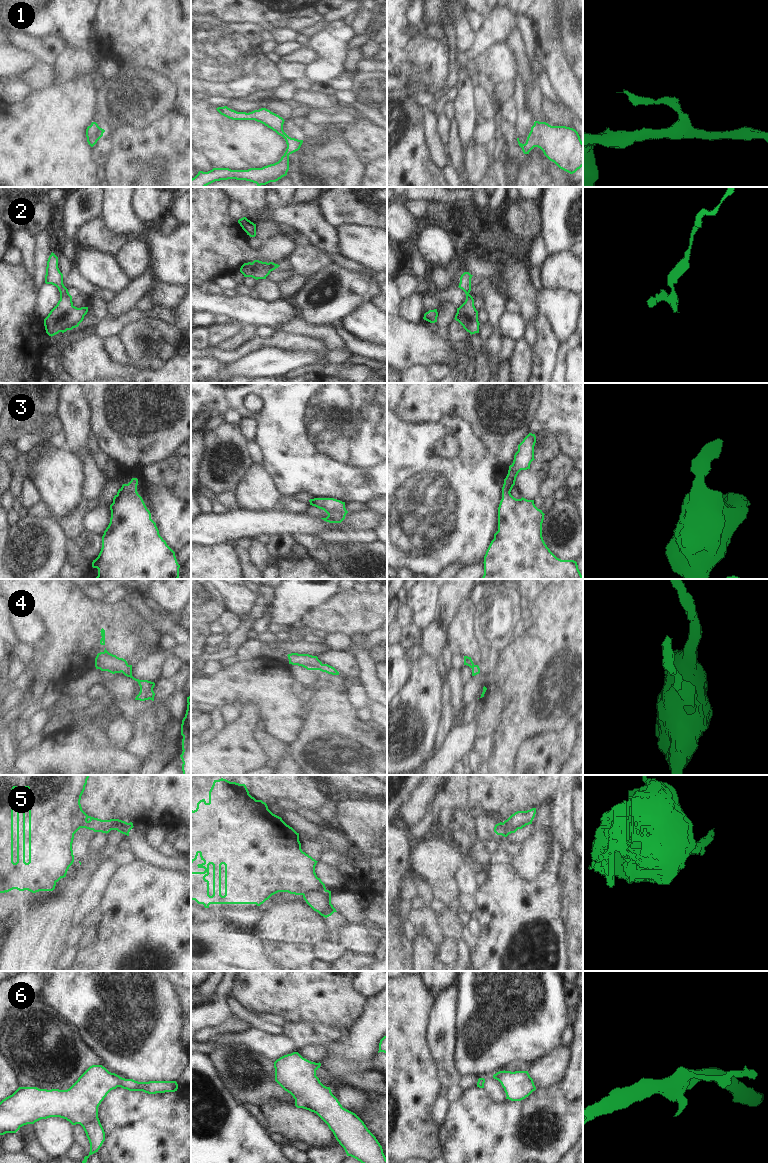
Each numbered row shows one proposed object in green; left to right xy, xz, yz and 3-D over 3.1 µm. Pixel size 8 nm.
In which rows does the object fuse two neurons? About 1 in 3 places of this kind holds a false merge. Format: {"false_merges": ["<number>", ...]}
{"false_merges": ["5"]}

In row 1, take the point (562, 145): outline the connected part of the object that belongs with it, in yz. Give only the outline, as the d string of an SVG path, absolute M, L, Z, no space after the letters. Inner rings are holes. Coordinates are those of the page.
M535 121L526 143L522 144L519 138L517 141L524 154L538 147L550 161L570 174L583 166L583 142L573 128Z

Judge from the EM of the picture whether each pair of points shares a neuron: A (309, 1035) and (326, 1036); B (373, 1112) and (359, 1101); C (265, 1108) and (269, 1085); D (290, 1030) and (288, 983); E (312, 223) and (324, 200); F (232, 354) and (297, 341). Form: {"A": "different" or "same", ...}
{"A": "same", "B": "different", "C": "different", "D": "different", "E": "different", "F": "same"}

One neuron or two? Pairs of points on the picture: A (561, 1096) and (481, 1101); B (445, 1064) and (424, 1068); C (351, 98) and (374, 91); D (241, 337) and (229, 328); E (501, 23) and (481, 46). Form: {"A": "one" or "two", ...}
{"A": "one", "B": "two", "C": "one", "D": "two", "E": "one"}

